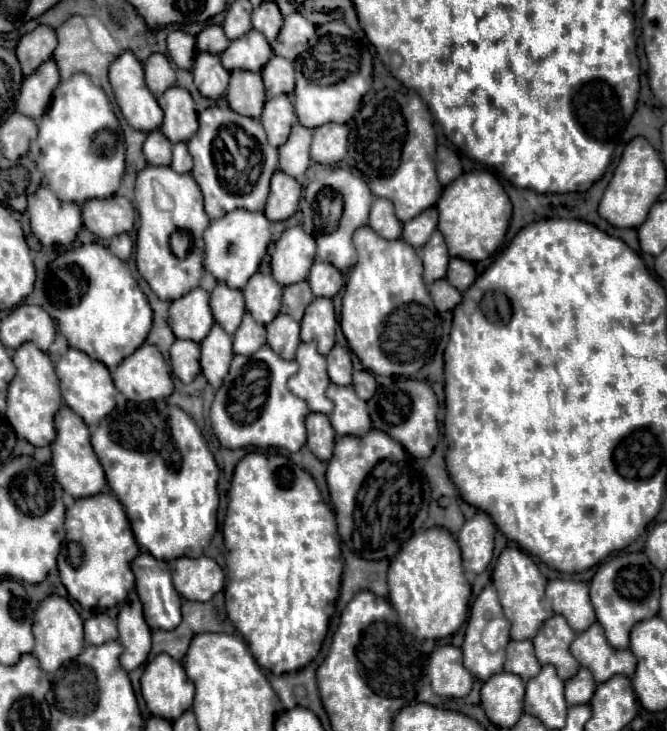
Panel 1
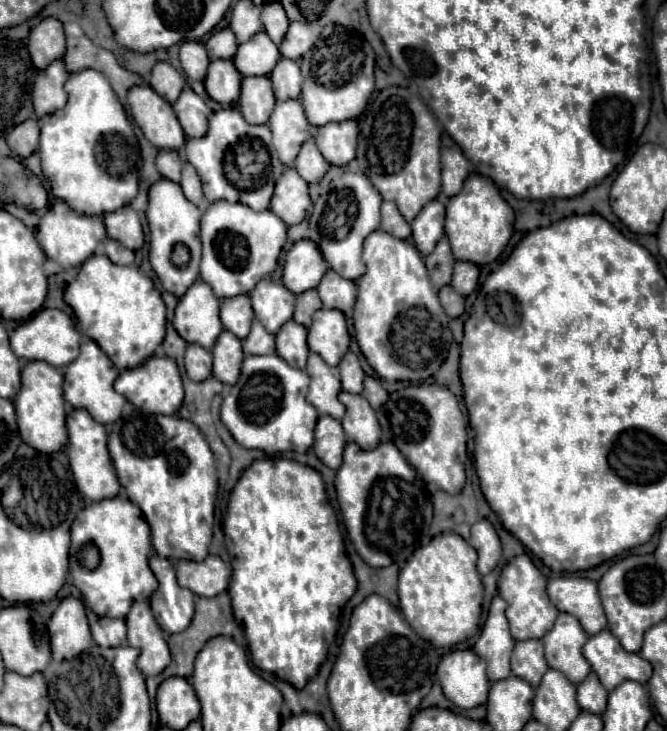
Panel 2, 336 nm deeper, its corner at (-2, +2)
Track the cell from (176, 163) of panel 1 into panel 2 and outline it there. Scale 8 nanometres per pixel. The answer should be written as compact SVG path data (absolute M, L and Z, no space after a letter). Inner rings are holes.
M184 163L182 167L182 181L180 181L180 187L186 195L186 199L190 199L194 205L200 205L204 201L204 195L202 195L202 183L198 179L198 173L194 171L194 167L190 163Z

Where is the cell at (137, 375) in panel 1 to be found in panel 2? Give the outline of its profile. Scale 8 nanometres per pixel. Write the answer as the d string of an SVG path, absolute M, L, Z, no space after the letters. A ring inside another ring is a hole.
M150 357L146 363L134 369L126 369L124 373L118 375L114 389L124 395L136 409L146 411L146 413L160 413L160 415L174 415L178 413L182 401L184 401L184 389L182 389L182 379L180 371L174 359L170 357Z

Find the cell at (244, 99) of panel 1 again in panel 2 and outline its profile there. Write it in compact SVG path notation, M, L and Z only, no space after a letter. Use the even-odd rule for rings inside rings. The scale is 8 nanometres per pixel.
M244 77L242 95L238 99L240 111L250 125L262 125L268 121L274 109L274 93L268 77Z

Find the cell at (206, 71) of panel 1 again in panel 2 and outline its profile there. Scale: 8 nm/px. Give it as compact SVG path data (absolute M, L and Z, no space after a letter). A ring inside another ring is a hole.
M214 59L204 79L208 95L222 105L230 105L238 101L240 83L242 83L242 75L238 75L238 69L230 59L228 61Z

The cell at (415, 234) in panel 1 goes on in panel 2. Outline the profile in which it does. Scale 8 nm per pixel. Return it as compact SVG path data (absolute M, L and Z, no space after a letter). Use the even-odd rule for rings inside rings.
M434 199L412 221L412 237L414 237L416 249L424 257L436 247L438 239L442 239L442 235L444 235L444 217L446 217L444 205L438 199Z

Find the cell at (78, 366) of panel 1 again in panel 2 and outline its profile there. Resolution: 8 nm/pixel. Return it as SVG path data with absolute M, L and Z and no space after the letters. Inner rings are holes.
M86 341L80 347L78 359L74 359L74 363L70 363L64 371L64 399L76 409L86 409L92 419L102 425L116 423L122 417L122 409L126 403L126 399L114 391L116 377L118 369L110 363L108 355L94 341Z

